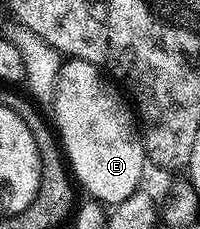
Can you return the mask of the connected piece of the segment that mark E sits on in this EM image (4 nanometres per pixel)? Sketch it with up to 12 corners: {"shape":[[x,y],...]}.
{"shape":[[87,60],[60,66],[53,123],[72,176],[114,207],[147,160],[137,117]]}

